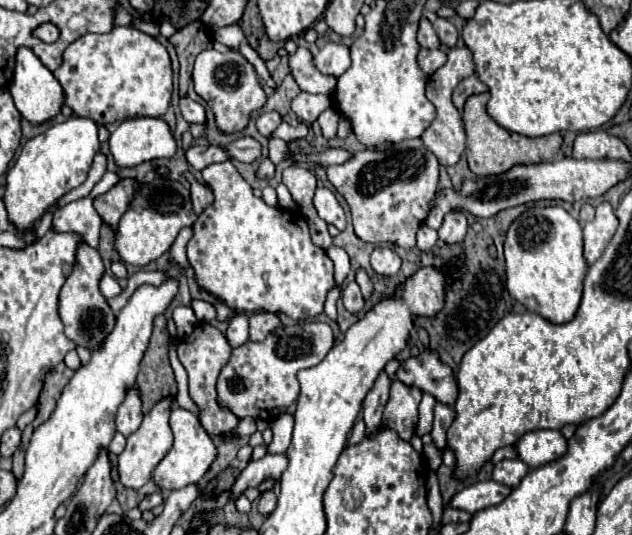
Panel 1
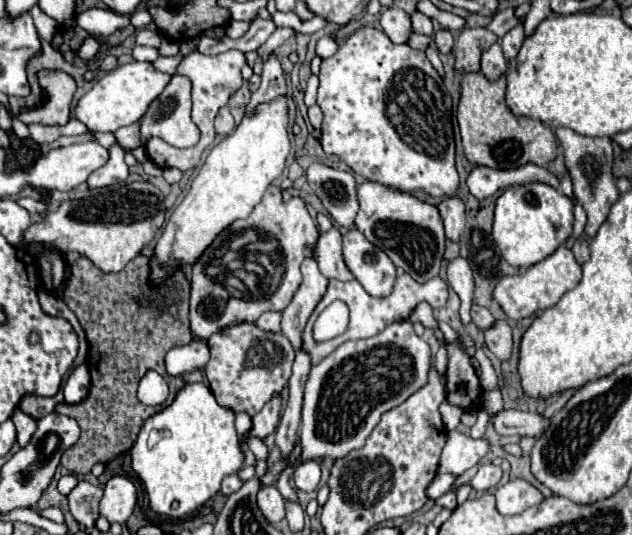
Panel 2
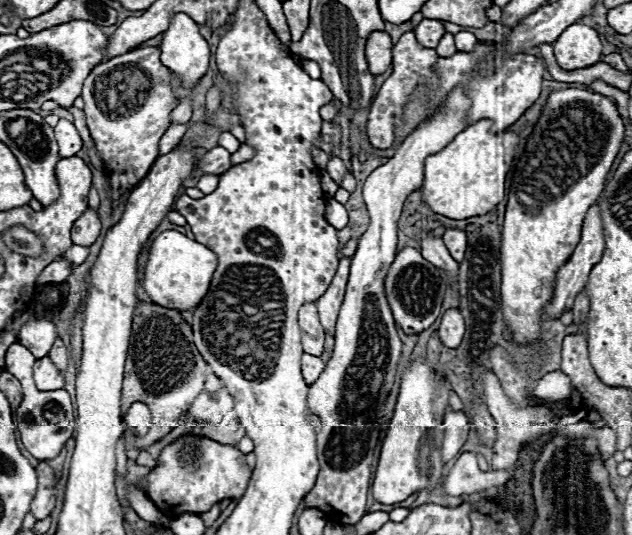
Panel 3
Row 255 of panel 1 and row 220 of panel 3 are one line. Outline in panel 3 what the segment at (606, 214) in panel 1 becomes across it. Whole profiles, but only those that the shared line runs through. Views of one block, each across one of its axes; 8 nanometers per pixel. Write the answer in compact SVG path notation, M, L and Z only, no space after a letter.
M600 198L596 200L596 204L592 204L590 208L588 208L588 214L586 214L586 218L584 218L584 228L582 228L582 238L580 238L580 244L576 246L576 250L574 250L574 254L570 256L570 260L558 270L558 274L556 274L556 286L554 286L554 298L550 300L550 304L546 306L546 310L544 310L544 314L548 316L548 318L560 318L560 314L562 312L566 312L566 310L570 310L570 306L574 304L574 298L576 298L576 294L586 286L586 282L588 282L588 274L590 274L590 270L592 270L592 266L596 264L596 262L600 262L600 254L604 252L604 228L602 228L602 222L600 222Z

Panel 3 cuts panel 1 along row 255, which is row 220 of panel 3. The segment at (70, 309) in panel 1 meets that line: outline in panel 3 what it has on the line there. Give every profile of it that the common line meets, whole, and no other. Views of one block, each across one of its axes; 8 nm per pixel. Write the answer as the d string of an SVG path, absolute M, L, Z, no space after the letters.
M86 210L72 226L72 242L78 246L92 246L100 234L100 220L94 210Z

